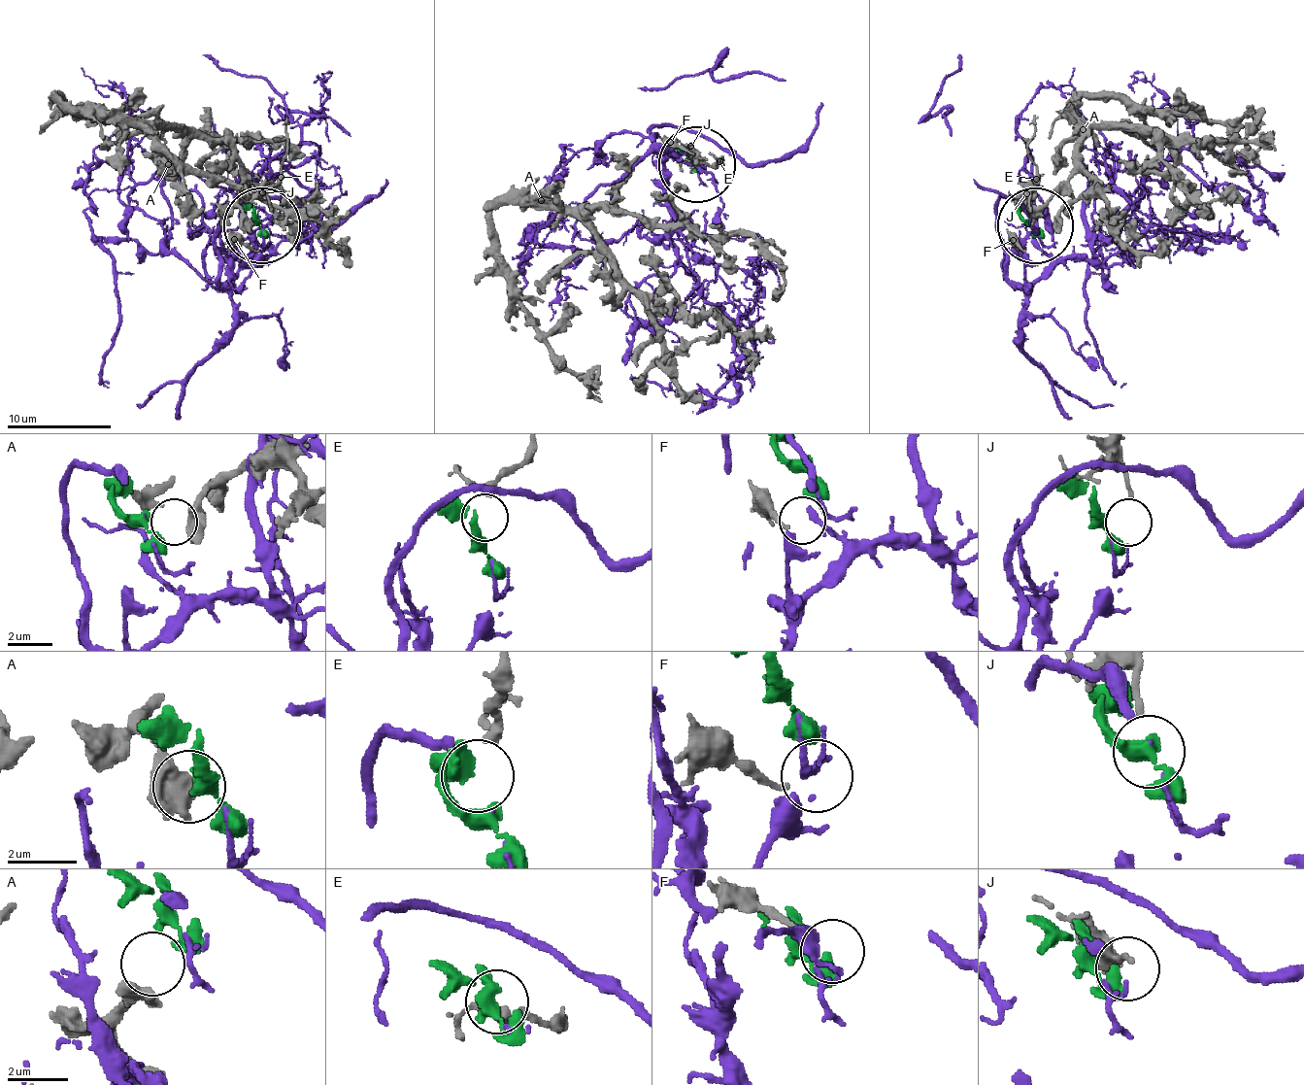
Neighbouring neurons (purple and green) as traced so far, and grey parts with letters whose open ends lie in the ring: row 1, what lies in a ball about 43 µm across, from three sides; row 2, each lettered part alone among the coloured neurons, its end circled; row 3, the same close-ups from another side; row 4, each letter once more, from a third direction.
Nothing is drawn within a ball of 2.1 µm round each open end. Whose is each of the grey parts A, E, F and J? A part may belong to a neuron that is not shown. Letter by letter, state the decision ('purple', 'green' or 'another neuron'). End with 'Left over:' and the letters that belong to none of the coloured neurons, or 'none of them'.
A: green
E: purple
F: another neuron
J: another neuron
Left over: F, J

